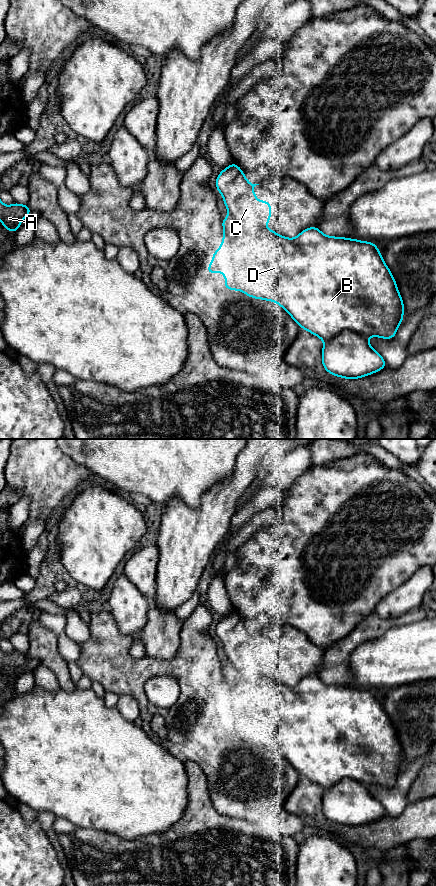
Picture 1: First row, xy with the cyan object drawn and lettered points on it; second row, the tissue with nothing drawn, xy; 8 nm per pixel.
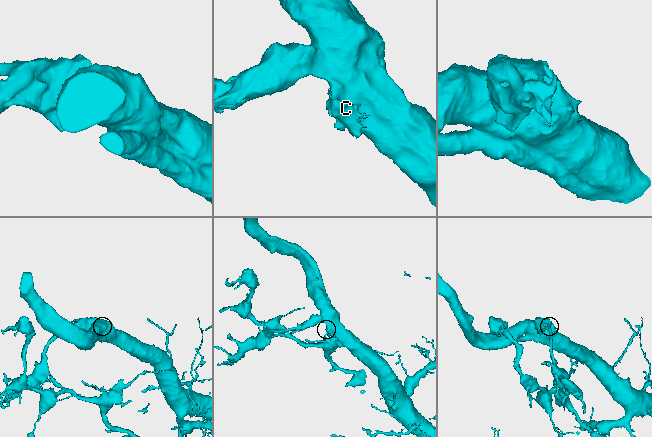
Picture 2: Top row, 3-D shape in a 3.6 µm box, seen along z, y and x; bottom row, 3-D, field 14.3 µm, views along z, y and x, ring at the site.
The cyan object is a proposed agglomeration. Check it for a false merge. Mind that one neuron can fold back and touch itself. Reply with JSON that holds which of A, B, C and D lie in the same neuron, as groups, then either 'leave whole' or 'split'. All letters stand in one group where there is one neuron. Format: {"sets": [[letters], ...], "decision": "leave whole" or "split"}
{"sets": [["A"], ["B", "C", "D"]], "decision": "split"}

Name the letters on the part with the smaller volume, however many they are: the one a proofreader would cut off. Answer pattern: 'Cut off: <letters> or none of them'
Cut off: A

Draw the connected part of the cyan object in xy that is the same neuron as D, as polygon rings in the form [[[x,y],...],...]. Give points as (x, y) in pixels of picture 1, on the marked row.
[[[241,173],[241,179],[236,187],[238,201],[233,209],[228,209],[228,218],[223,218],[222,225],[224,230],[223,242],[219,246],[219,250],[213,252],[213,260],[208,265],[208,274],[214,272],[222,272],[226,278],[224,288],[230,290],[239,290],[256,299],[264,299],[267,301],[274,301],[283,307],[287,313],[300,325],[303,330],[318,336],[324,341],[322,350],[322,364],[327,372],[332,375],[339,376],[346,379],[358,379],[366,375],[373,374],[387,365],[383,357],[373,349],[367,341],[368,337],[376,336],[384,339],[392,339],[396,335],[398,326],[403,321],[404,304],[399,294],[396,281],[394,280],[391,271],[388,269],[383,261],[381,253],[373,242],[364,242],[356,239],[348,239],[343,237],[330,237],[324,235],[317,227],[304,229],[297,237],[289,239],[283,237],[276,232],[264,227],[264,224],[270,222],[270,215],[272,212],[271,205],[268,201],[258,201],[252,188],[259,184],[251,184],[247,181],[244,173]]]

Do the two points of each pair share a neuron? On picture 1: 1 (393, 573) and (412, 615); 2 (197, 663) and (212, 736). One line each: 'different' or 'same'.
1: different
2: same

